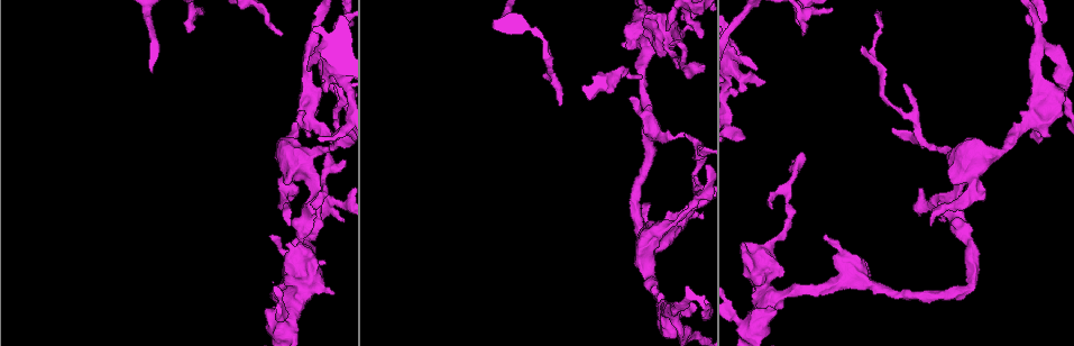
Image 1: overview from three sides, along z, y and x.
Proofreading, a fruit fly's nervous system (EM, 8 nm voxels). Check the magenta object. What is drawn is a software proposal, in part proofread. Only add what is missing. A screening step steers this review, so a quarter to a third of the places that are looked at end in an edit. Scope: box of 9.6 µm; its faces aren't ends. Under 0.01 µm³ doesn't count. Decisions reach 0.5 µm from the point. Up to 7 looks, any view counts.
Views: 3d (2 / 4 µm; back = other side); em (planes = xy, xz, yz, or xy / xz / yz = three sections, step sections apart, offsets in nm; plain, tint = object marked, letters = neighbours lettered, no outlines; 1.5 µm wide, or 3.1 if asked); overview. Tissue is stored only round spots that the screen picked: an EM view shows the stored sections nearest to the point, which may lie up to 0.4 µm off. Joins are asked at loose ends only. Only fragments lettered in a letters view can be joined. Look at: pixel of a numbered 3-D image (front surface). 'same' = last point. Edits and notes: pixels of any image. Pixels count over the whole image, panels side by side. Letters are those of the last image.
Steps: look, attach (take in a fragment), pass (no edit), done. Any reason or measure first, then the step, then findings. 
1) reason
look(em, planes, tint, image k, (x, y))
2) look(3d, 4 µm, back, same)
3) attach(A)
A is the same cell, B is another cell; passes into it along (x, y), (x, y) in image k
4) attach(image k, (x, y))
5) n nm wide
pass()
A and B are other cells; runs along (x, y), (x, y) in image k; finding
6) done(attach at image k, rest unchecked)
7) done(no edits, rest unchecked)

thick end
look(em, planes, letters, image 1, (653, 240))

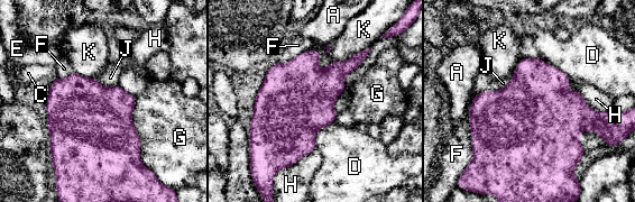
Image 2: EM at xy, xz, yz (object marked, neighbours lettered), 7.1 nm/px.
240 nm wide
pass()
A, C, D, E, F, G, H, J and K are other cells; border along (98, 81), (106, 86), (118, 84) in image 2; no lettered fragment goes on from it

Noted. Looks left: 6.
an open end
look(3d, 2 µm, image 1, (187, 33))

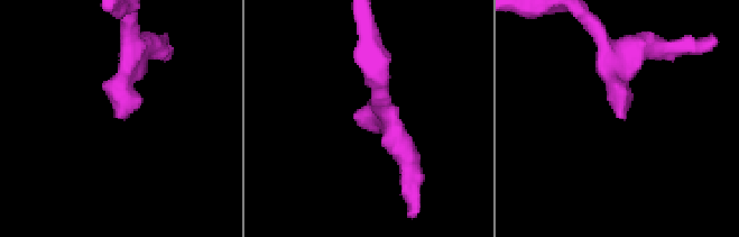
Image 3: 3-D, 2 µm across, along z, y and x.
look(em, planes, tint, image 3, (124, 119))

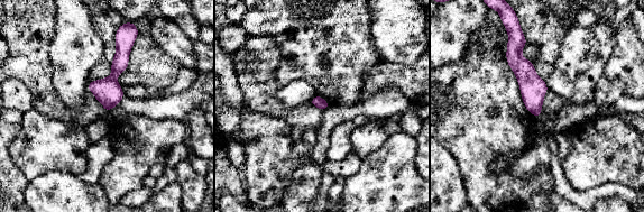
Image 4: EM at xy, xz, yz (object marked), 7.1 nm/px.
look(em, planes, letters, same)

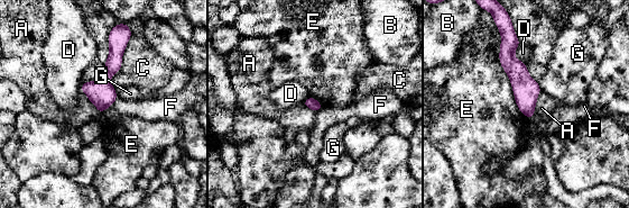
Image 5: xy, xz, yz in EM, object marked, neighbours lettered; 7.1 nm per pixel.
E touches over 550 nm
pass()
A, B, C, D, E, F and G are other cells; border along (499, 46), (516, 106), (529, 119) in image 5; none of them fits

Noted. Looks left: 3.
look(em, planes, tint, image 1, (642, 76))

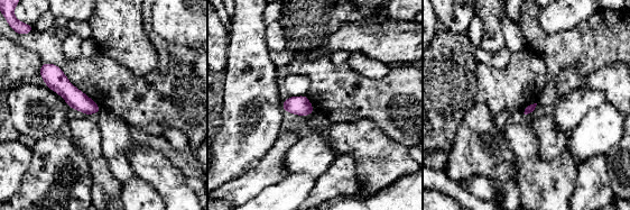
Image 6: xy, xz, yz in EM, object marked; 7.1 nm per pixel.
see the neighbours
look(em, planes, letters, same)

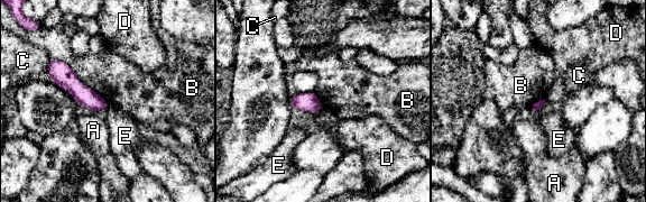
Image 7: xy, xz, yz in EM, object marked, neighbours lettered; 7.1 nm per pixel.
pass()
A, B, C, D and E are other cells; runs along (53, 64), (85, 97), (104, 106) in image 7; none of them fits

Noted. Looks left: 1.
done(no edits, rest unchecked)

